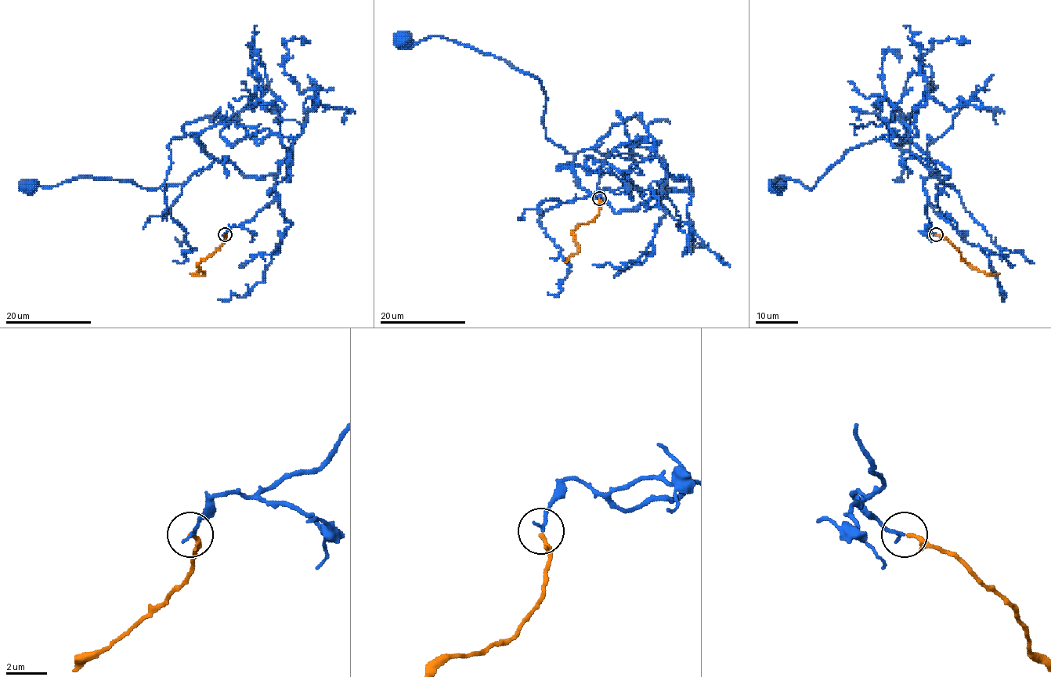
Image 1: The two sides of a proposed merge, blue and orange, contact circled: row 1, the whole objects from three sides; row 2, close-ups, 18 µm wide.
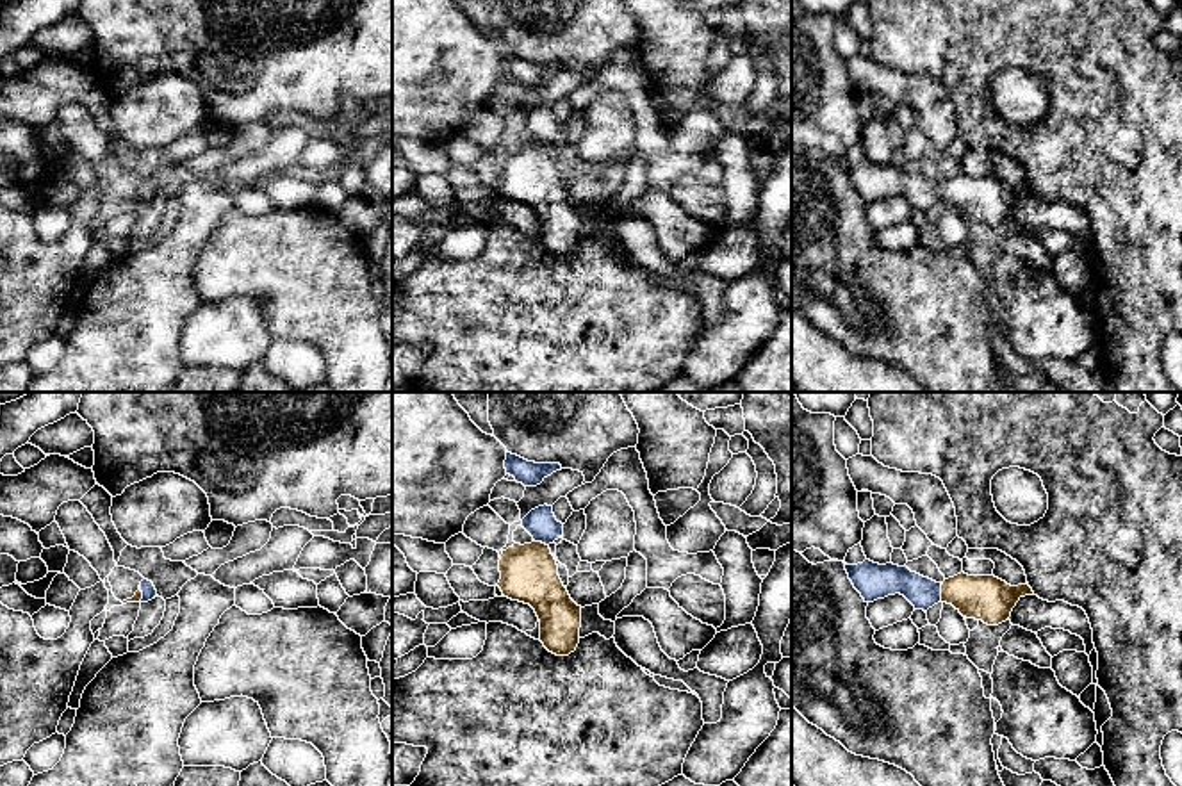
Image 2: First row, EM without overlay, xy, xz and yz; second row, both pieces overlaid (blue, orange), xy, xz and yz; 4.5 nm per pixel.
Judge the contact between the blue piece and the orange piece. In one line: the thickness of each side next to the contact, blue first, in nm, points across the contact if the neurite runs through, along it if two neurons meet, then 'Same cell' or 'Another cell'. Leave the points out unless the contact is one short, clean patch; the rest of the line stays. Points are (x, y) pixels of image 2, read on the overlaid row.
Thickness 140 nm (blue) against 200 nm. Path across: yz (886, 580), (940, 594), (983, 597). Same cell

